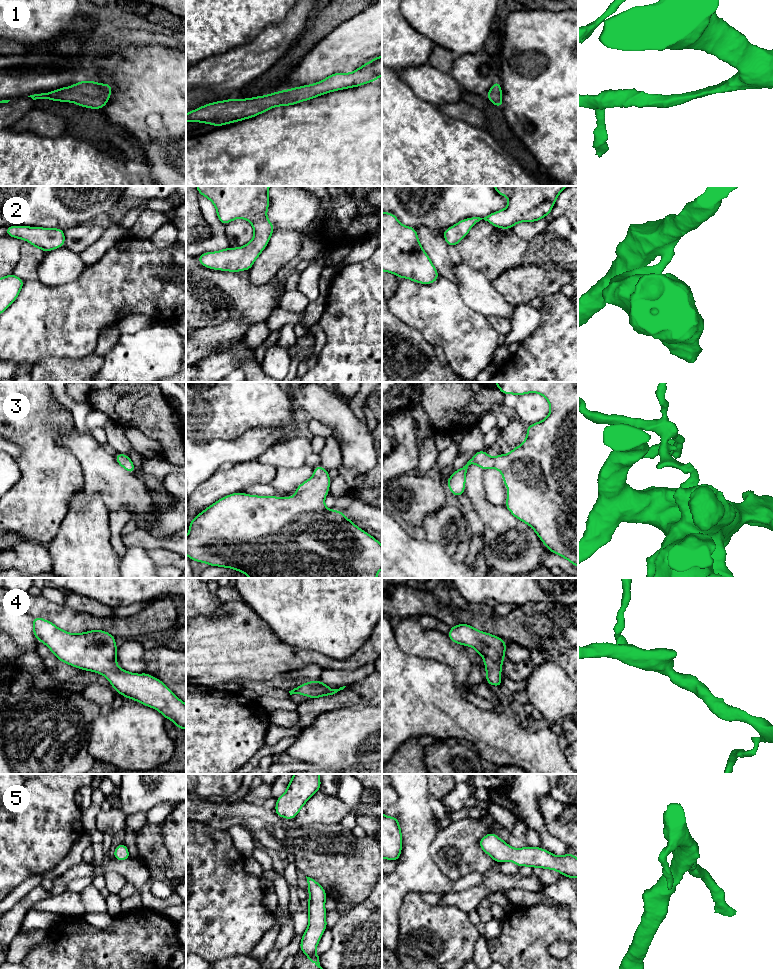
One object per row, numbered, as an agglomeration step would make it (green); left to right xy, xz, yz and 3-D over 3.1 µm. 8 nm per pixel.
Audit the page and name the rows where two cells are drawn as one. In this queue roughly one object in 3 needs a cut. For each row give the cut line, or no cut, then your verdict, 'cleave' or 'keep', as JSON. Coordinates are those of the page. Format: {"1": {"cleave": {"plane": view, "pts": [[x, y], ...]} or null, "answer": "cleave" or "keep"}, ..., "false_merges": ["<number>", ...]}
{"1": {"cleave": null, "answer": "keep"}, "2": {"cleave": null, "answer": "keep"}, "3": {"cleave": null, "answer": "keep"}, "4": {"cleave": null, "answer": "keep"}, "5": {"cleave": null, "answer": "keep"}, "false_merges": []}

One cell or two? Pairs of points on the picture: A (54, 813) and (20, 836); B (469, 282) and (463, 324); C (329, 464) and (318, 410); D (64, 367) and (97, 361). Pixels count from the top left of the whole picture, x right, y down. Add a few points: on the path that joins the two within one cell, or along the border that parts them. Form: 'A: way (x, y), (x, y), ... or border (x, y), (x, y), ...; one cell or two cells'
A: way (46, 817), (28, 833); one cell
B: border (455, 284), (460, 298), (486, 318); two cells
C: border (331, 435), (337, 441), (342, 457); two cells
D: way (72, 367), (87, 367), (89, 365); one cell

